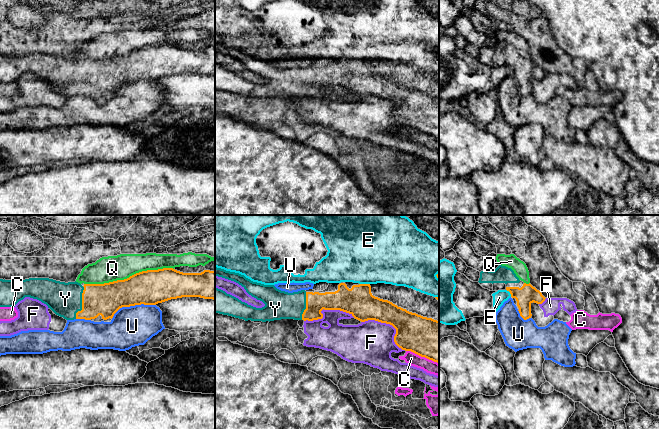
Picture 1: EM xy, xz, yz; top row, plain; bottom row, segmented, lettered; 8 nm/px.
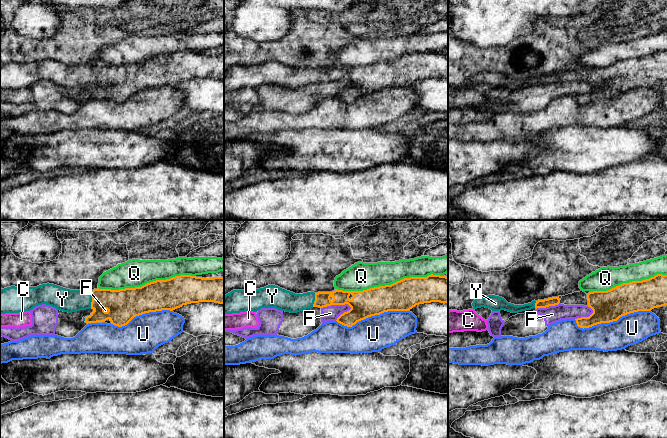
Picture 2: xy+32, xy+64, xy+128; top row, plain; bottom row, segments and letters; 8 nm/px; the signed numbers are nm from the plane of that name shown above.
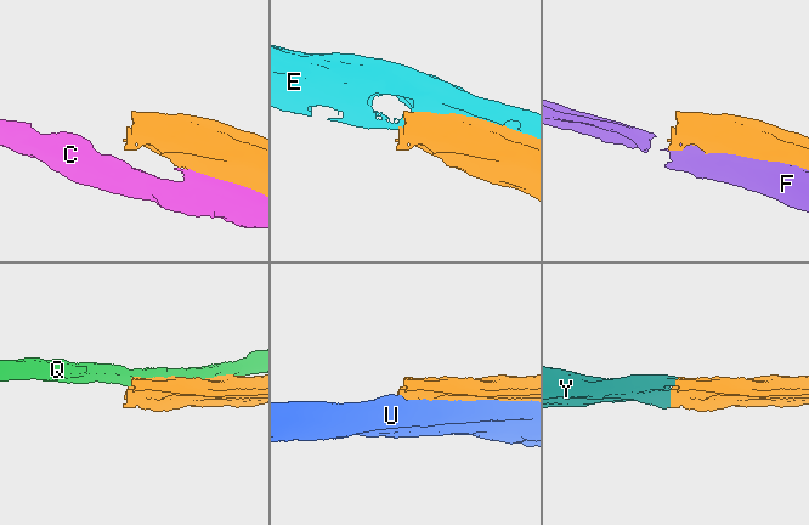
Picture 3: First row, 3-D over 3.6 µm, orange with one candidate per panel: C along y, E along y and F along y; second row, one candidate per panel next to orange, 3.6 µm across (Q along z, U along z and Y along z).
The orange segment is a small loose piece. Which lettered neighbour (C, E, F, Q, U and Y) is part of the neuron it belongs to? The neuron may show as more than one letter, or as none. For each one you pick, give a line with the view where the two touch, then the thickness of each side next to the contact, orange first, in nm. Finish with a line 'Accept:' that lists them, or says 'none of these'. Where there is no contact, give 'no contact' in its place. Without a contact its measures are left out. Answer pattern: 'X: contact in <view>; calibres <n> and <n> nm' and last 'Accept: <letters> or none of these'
Y: contact in xy; calibres 260 and 280 nm
Accept: Y

